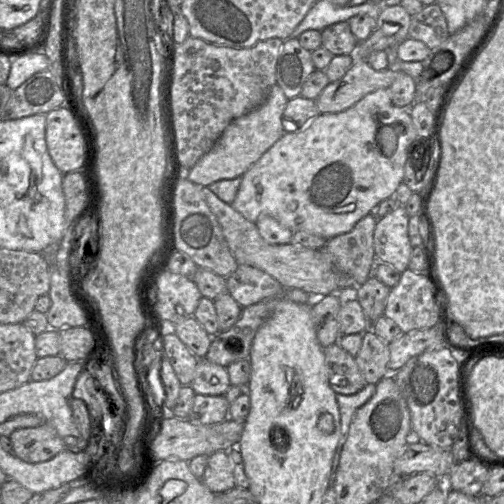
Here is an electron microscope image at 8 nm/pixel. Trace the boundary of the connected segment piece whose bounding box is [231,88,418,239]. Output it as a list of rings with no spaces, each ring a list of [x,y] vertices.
[[[389,88],[375,90],[345,111],[320,113],[305,128],[284,133],[242,175],[231,205],[251,222],[255,223],[260,215],[269,215],[293,232],[304,230],[330,239],[349,232],[382,200],[394,197],[403,180],[408,148],[417,138],[409,108],[394,105]]]

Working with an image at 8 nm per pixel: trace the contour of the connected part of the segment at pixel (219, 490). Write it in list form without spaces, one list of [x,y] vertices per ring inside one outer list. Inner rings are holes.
[[[216,451],[209,456],[201,480],[215,494],[223,494],[236,486],[228,451]]]

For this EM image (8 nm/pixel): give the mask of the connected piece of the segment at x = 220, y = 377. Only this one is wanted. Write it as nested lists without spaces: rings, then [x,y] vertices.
[[[205,357],[198,359],[194,379],[190,384],[195,394],[224,395],[231,385],[226,367],[212,363]]]

